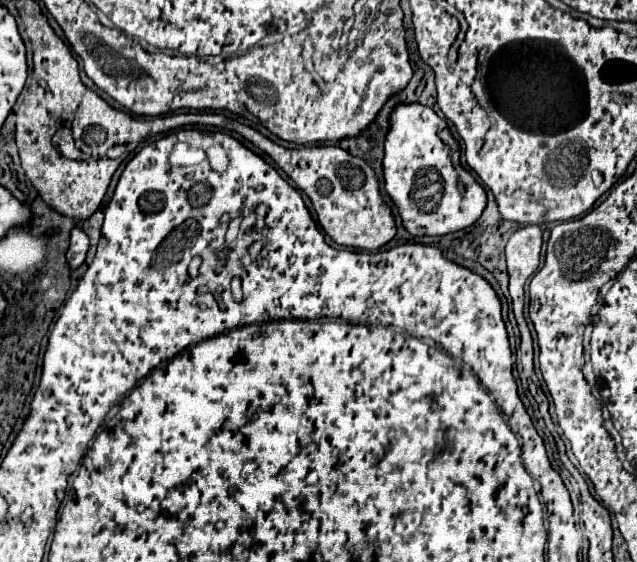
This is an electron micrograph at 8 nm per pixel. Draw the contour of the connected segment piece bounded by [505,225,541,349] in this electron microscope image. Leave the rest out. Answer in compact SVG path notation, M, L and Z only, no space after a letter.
M527 225L517 229L505 247L507 269L509 269L509 293L513 299L513 311L521 333L521 349L533 349L533 339L523 317L523 287L529 275L539 265L541 251L541 229L537 225Z

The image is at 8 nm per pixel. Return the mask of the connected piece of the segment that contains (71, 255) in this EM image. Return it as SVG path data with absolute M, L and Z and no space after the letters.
M79 225L73 227L73 231L71 231L71 245L69 245L69 251L67 251L67 261L69 261L71 269L77 269L85 261L87 249L89 249L87 233Z

